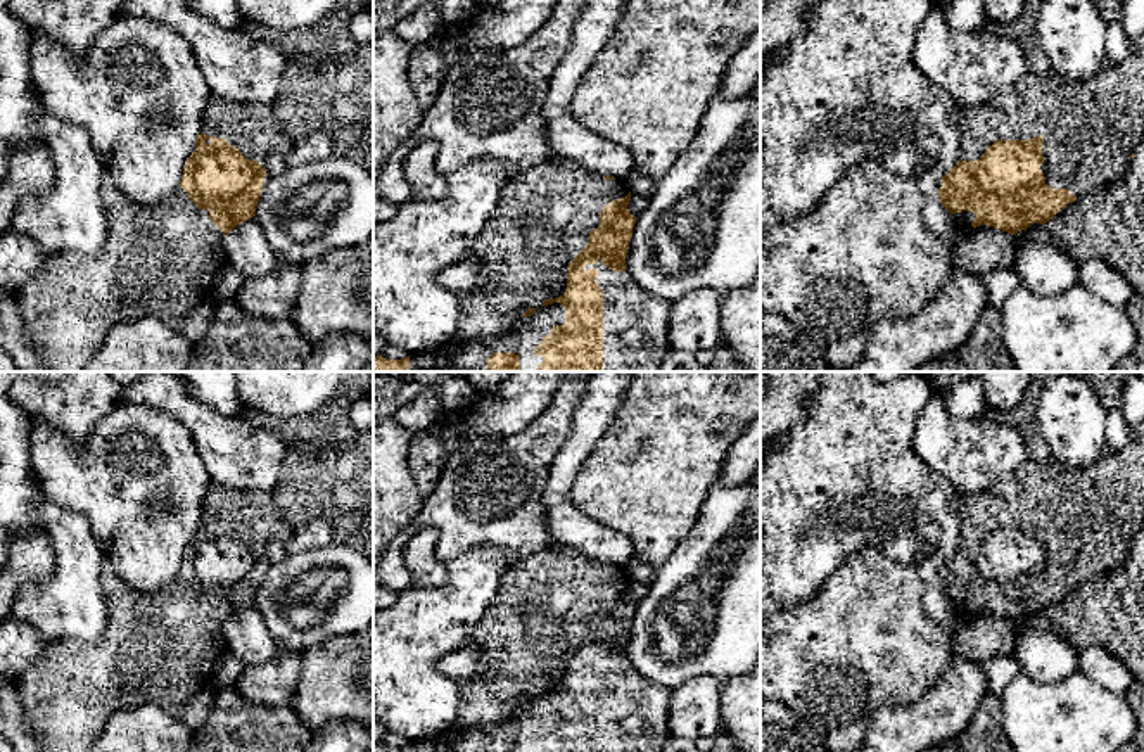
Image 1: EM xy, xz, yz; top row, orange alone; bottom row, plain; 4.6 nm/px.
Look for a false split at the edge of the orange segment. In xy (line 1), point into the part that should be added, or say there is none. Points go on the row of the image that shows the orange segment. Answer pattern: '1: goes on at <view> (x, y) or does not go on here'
1: does not go on here

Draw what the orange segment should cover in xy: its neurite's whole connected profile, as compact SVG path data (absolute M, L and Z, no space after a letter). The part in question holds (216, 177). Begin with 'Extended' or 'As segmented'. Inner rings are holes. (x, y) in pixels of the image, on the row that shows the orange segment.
As segmented. M200 133L195 138L195 152L187 159L178 185L199 209L209 211L209 220L226 237L237 225L256 214L264 176L266 171L263 164L245 159L237 147L226 142L226 138Z

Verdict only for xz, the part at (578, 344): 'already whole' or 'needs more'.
needs more

